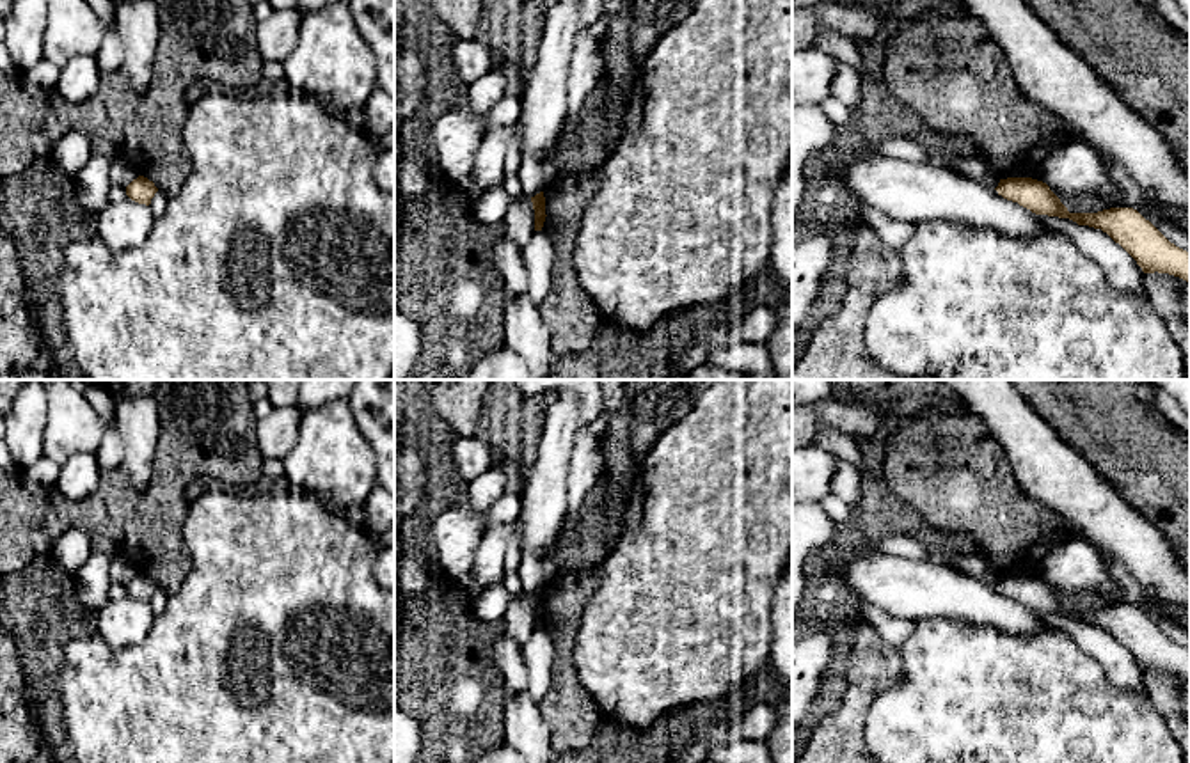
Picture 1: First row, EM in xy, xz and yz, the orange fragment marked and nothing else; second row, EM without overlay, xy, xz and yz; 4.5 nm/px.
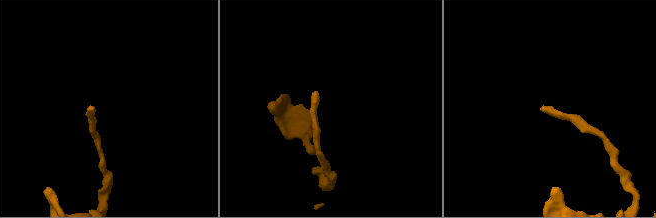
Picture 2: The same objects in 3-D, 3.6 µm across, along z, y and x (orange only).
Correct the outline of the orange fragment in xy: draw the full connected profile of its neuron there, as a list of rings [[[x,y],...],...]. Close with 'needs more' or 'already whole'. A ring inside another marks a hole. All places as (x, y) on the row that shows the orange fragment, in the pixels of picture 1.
[[[139,176],[137,179],[133,179],[128,186],[126,186],[126,195],[139,202],[139,204],[151,204],[151,199],[155,197],[155,193],[158,192],[158,188],[155,186],[153,181],[149,181],[144,176]]]; already whole

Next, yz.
[[[1032,177],[1000,179],[995,190],[1035,215],[1069,218],[1078,225],[1101,229],[1137,261],[1144,273],[1169,273],[1190,282],[1190,252],[1170,243],[1133,208],[1069,213],[1046,183]]]; already whole

